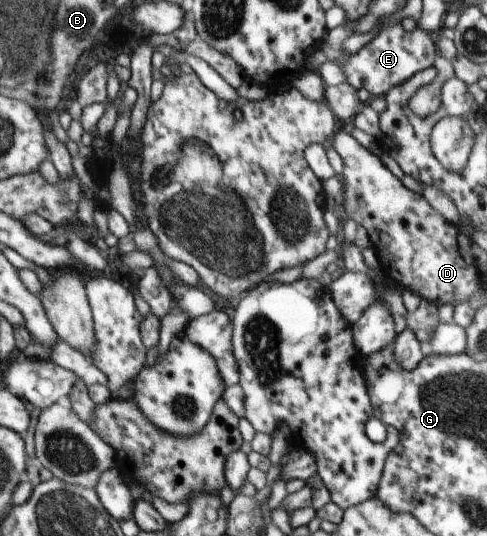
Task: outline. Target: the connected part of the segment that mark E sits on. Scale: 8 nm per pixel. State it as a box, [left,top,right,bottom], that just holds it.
[341,22,442,98]

